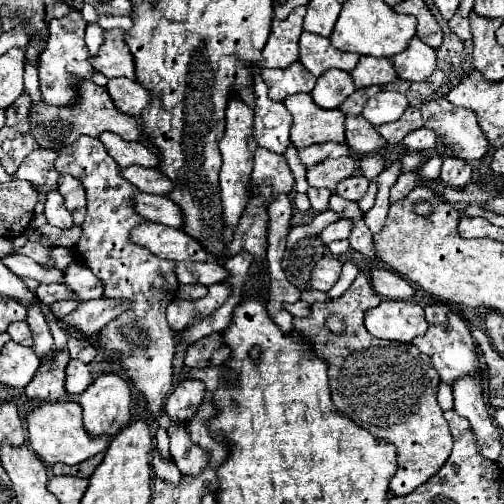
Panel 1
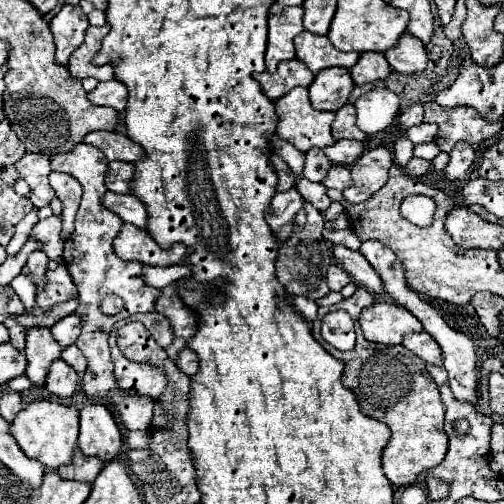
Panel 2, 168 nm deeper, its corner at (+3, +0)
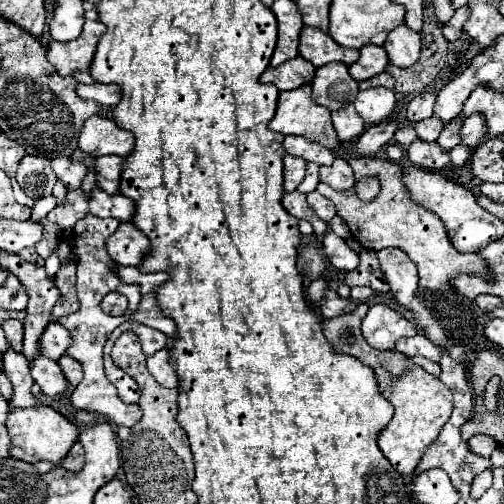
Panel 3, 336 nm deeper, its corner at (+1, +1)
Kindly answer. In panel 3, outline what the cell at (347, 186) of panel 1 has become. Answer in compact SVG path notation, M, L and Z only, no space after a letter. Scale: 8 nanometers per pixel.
M335 157L333 165L329 167L321 167L319 169L319 177L323 183L331 185L333 189L349 189L353 187L355 183L355 177L353 177L353 169L349 167L349 163L341 157Z

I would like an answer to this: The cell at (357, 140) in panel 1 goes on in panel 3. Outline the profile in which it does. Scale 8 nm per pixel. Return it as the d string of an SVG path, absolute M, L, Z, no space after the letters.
M345 105L345 107L337 109L337 111L333 111L331 119L333 119L335 131L337 131L341 143L359 137L363 133L363 129L365 129L365 121L361 121L361 117L353 109L353 105Z

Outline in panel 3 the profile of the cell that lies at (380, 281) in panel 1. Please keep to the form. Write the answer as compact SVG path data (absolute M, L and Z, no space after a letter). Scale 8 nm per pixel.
M333 231L325 233L325 237L321 241L321 249L335 269L353 271L359 265L359 255L341 237L337 237Z

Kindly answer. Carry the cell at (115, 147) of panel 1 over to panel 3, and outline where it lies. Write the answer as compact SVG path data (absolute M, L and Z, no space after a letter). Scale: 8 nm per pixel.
M93 115L85 121L83 131L79 135L79 149L99 157L99 155L121 155L127 157L133 151L133 135L121 127L113 119L103 115Z

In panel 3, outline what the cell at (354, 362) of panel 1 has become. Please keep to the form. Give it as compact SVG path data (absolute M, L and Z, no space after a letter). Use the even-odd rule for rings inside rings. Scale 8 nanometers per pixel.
M359 303L357 313L349 313L349 315L335 317L335 319L325 319L325 337L331 341L331 345L337 351L351 355L375 369L381 393L395 407L393 429L383 429L377 437L379 449L401 475L411 475L415 467L419 465L427 447L437 439L439 431L449 421L451 409L453 409L453 397L449 389L437 377L423 371L409 357L401 355L399 351L375 351L373 347L367 345L367 341L361 335L361 319L363 319L363 313L367 313L367 309L369 305ZM345 331L351 333L351 343L343 343L341 335Z

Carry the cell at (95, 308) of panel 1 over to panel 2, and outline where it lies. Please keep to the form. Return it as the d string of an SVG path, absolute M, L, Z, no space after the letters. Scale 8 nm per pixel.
M69 314L69 316L61 318L59 322L55 322L55 324L51 326L53 338L55 338L63 348L77 342L79 330L81 330L81 322L79 322L79 316L77 316L77 314Z

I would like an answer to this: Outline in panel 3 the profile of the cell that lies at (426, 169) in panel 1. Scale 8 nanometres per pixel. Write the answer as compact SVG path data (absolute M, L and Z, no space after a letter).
M459 143L457 147L453 147L453 149L449 151L449 155L451 155L451 163L453 163L453 165L463 165L463 163L471 157L471 153L473 153L473 149L469 149L467 145Z

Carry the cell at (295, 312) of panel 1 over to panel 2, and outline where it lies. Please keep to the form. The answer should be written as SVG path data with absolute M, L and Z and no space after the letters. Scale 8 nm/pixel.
M293 296L291 304L293 304L295 312L299 312L307 322L313 322L317 318L317 304L313 300L307 300L303 296Z

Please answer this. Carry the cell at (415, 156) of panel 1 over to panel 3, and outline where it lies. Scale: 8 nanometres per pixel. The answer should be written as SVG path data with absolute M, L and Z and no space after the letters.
M457 117L455 121L451 121L449 125L443 127L437 143L439 143L445 151L449 151L449 149L453 149L455 145L461 143L461 125L463 125L463 121L465 121L463 117Z

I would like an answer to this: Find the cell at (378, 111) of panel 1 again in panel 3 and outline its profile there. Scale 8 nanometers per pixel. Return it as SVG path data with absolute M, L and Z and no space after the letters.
M371 87L371 89L359 91L353 105L367 125L375 125L393 113L395 93L385 87Z

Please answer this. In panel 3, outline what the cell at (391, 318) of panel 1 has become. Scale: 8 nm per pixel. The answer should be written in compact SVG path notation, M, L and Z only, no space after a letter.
M377 303L369 307L361 329L363 329L365 341L379 351L395 349L397 339L417 335L415 325L403 319L397 311L393 311L385 303Z

